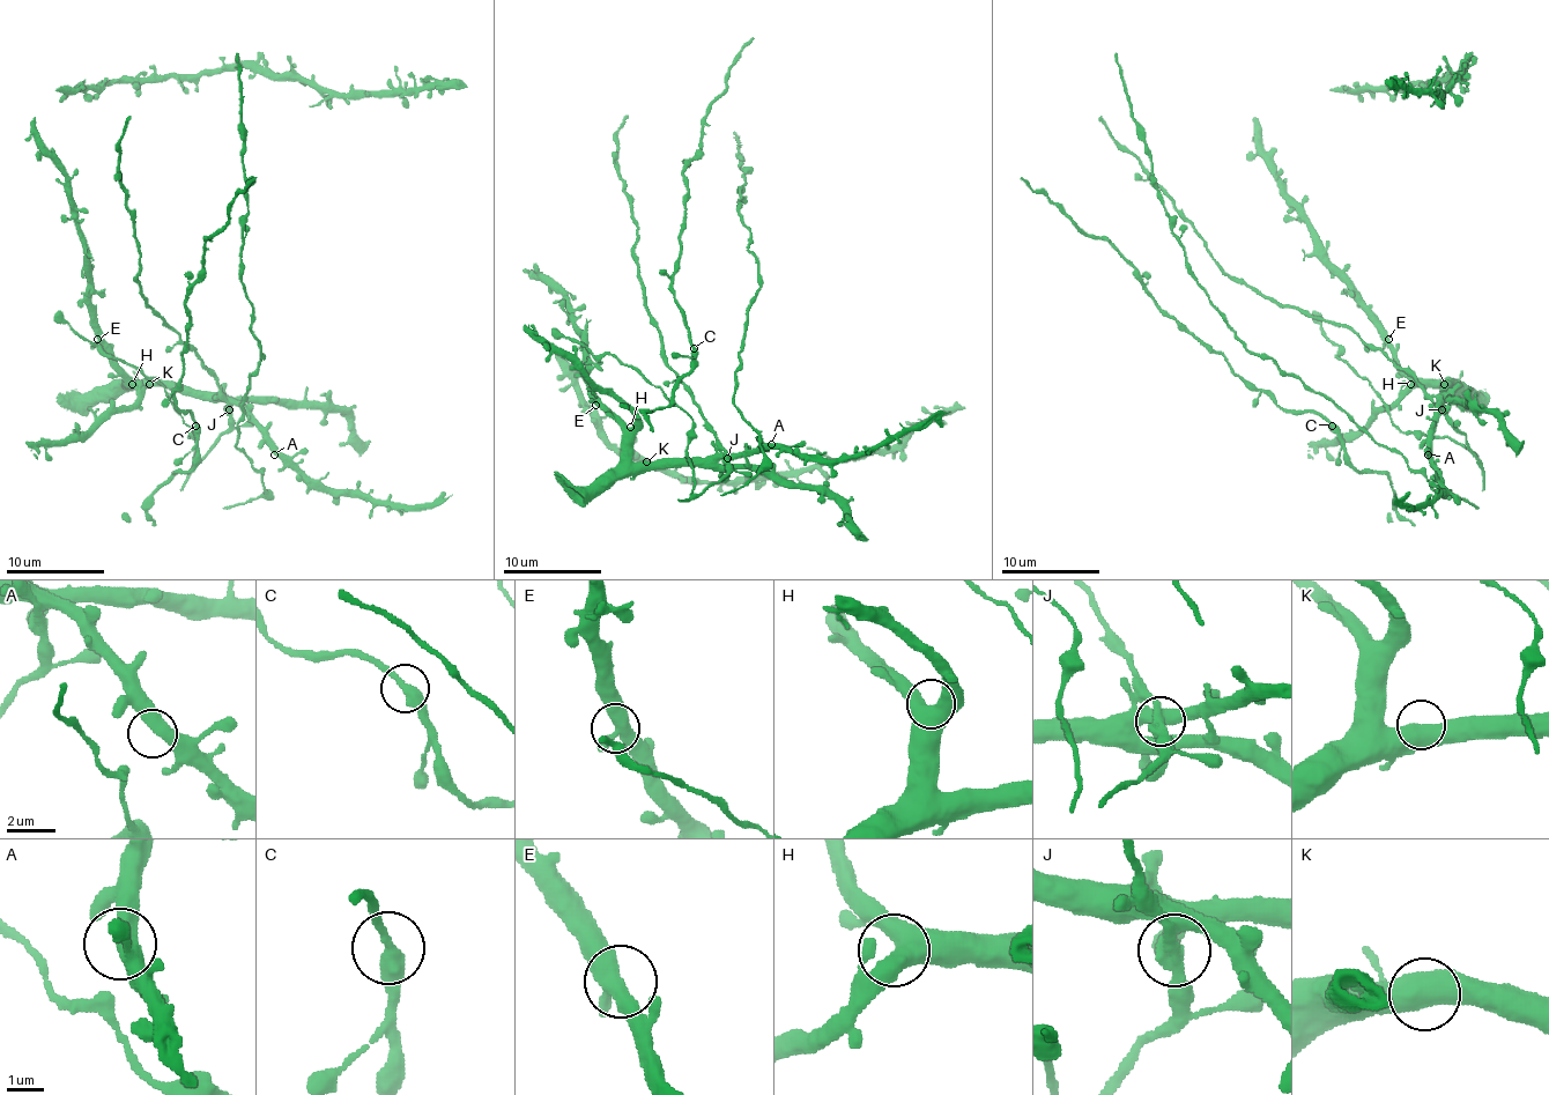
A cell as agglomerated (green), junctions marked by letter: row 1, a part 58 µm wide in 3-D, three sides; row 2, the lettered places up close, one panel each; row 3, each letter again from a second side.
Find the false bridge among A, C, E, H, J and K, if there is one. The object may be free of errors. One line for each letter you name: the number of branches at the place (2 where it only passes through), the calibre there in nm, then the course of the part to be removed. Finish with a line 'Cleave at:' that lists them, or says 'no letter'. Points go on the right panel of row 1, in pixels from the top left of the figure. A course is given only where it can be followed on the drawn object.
Cleave at: no letter

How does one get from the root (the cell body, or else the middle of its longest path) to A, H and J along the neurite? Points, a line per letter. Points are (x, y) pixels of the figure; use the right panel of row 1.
A: (1383, 342), (1393, 359), (1413, 376), (1439, 378), (1446, 386), (1428, 454)
H: (1383, 342), (1391, 349), (1395, 367), (1410, 384)
J: (1383, 342), (1393, 359), (1413, 376), (1439, 378), (1446, 386), (1442, 411)

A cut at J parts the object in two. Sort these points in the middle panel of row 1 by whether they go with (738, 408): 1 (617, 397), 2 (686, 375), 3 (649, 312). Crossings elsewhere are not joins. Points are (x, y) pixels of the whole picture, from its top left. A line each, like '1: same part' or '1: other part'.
1: same part
2: same part
3: other part

